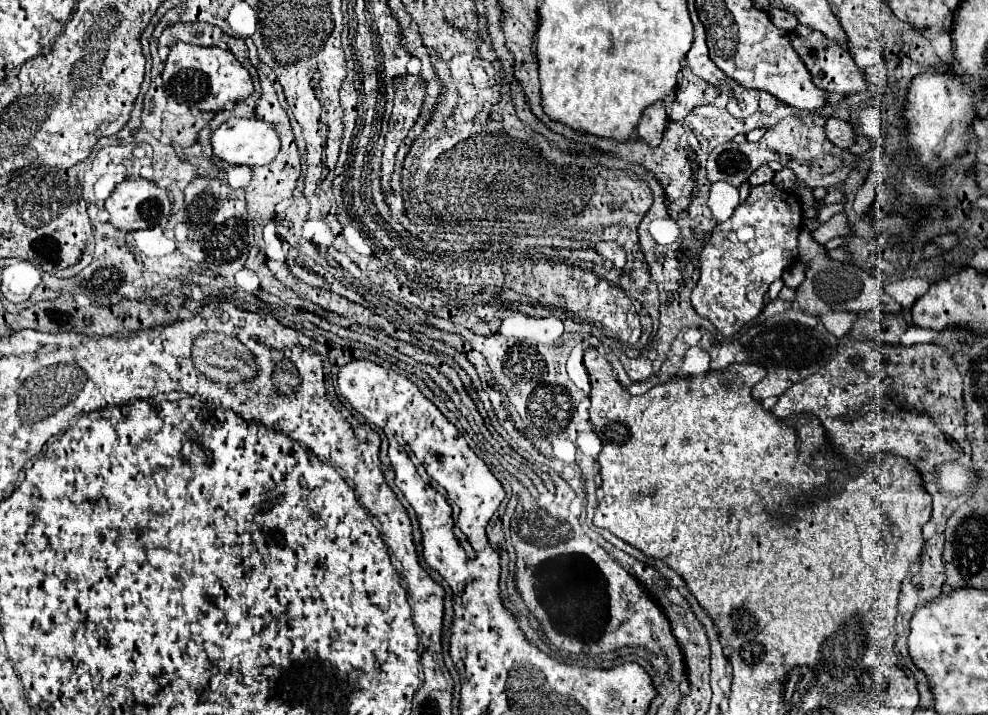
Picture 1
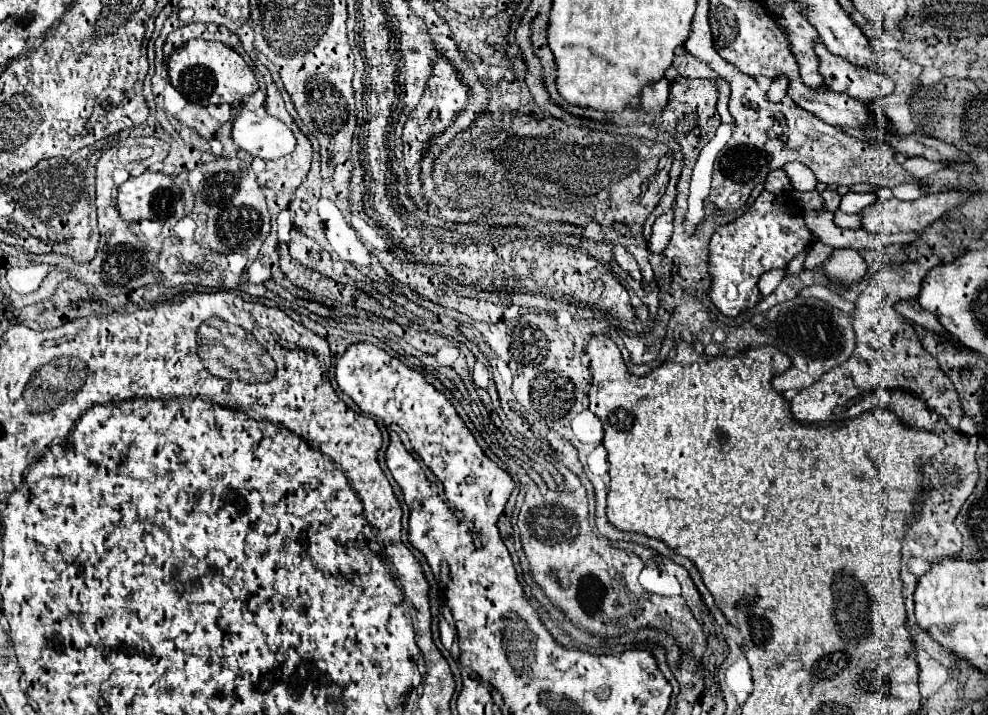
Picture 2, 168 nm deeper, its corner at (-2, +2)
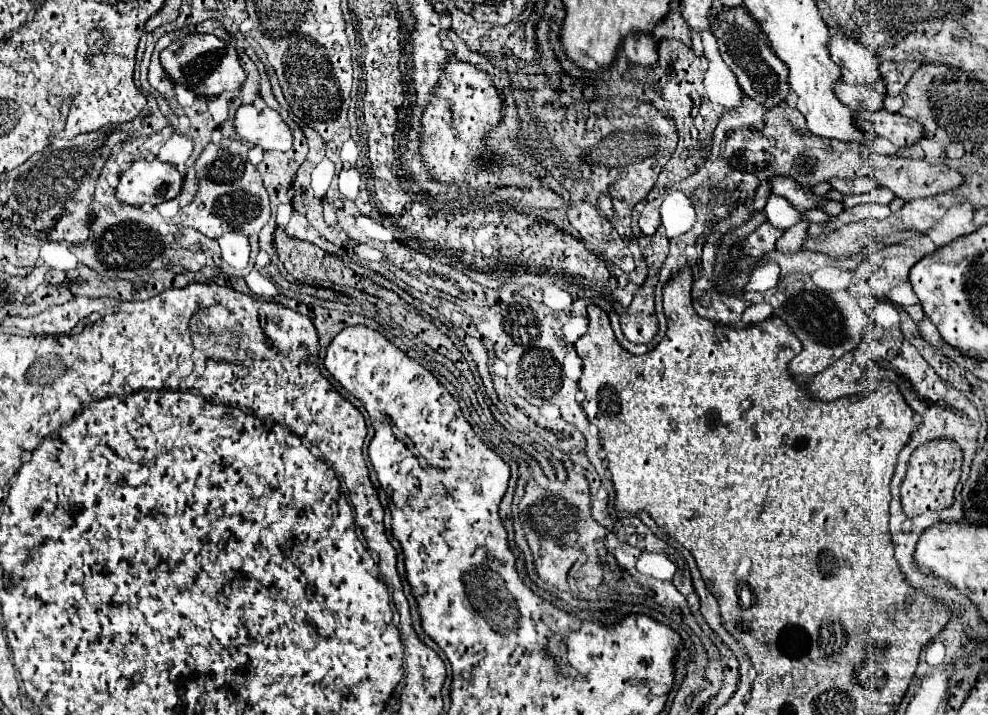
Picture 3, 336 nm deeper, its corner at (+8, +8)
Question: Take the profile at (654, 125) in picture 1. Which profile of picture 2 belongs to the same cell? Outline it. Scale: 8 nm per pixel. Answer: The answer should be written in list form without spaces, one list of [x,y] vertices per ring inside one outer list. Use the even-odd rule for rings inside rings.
[[[667,79],[657,81],[655,85],[647,85],[641,93],[641,109],[651,115],[661,115],[669,97],[669,83]]]

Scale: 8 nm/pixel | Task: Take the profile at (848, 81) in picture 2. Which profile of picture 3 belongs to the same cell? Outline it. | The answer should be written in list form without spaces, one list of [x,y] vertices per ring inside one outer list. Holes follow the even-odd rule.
[[[841,81],[835,85],[835,95],[845,107],[851,107],[851,111],[879,111],[883,109],[885,83],[877,81],[875,85],[847,85]]]

